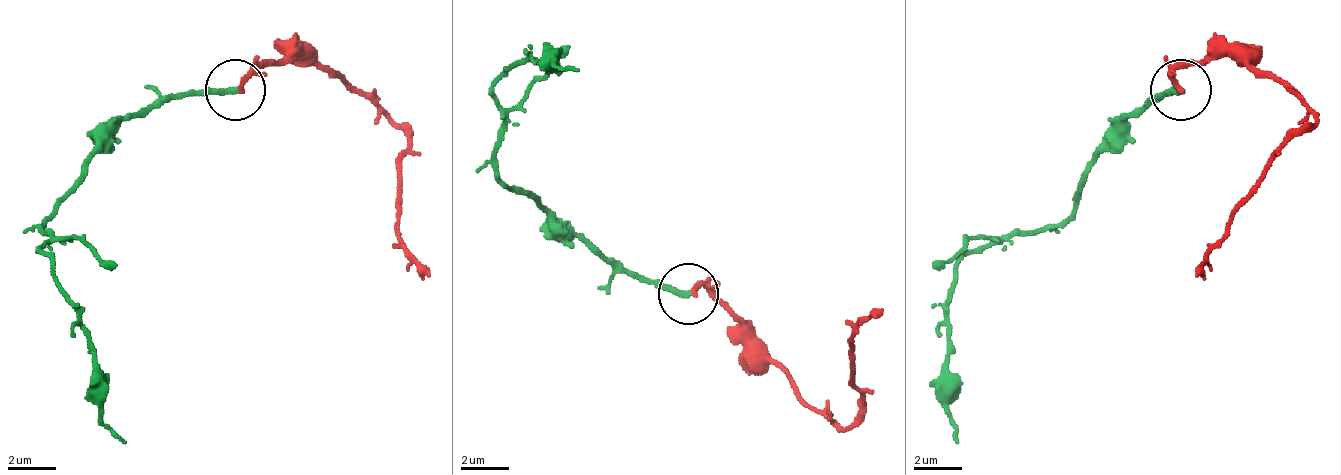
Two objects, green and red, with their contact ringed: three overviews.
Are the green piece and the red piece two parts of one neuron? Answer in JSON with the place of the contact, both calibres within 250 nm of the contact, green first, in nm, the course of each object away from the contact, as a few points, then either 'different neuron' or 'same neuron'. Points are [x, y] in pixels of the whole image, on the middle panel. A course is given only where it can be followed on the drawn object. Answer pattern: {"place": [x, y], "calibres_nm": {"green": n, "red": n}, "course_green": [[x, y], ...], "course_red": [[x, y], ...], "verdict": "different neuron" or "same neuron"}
{"place": [688, 293], "calibres_nm": {"green": 280, "red": 200}, "course_green": [[690, 292], [617, 274], [587, 250], [538, 201], [496, 171], [502, 117], [496, 80], [532, 62], [581, 68]], "course_red": [[690, 292], [708, 292], [768, 358], [841, 425], [859, 407], [853, 334], [877, 316]], "verdict": "different neuron"}

